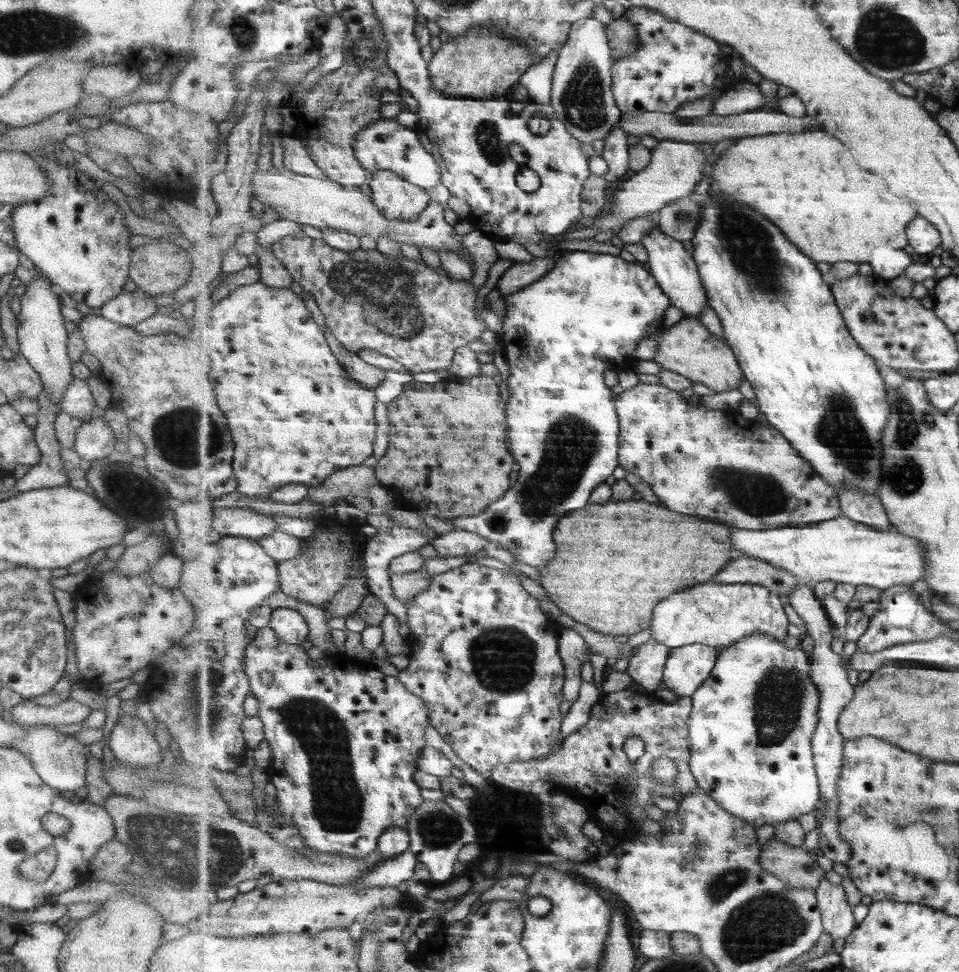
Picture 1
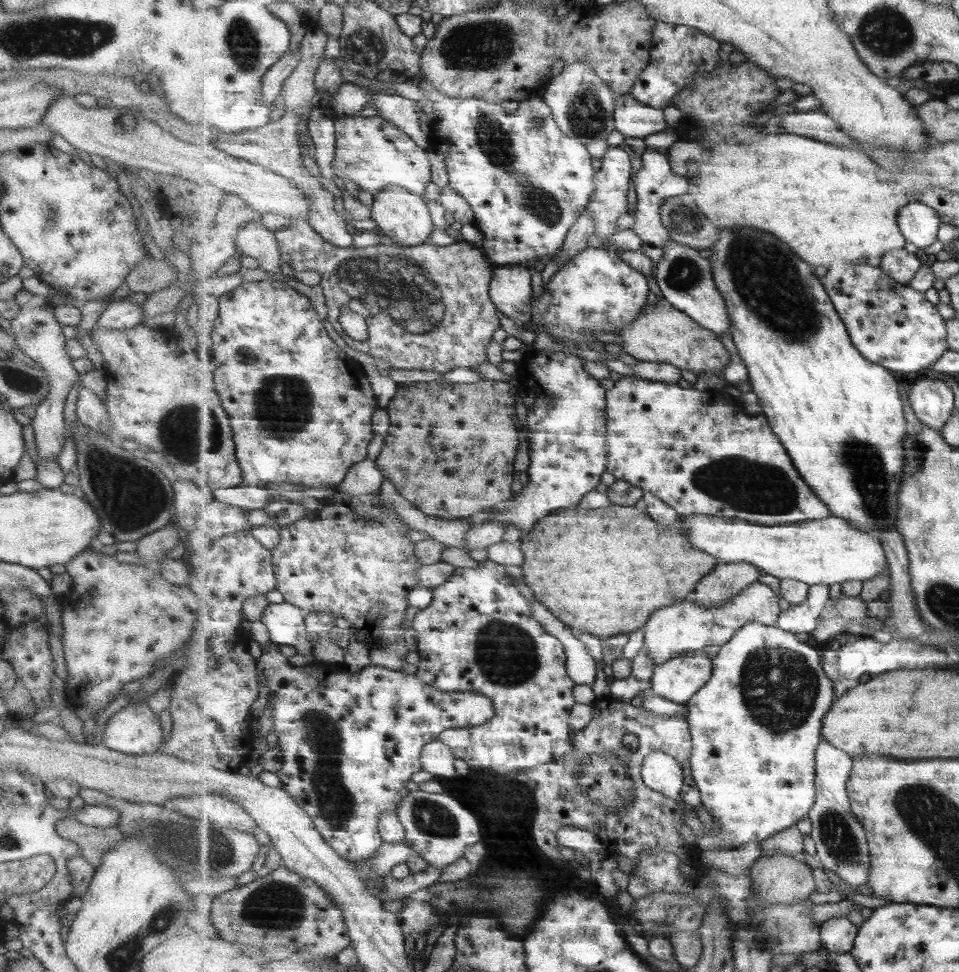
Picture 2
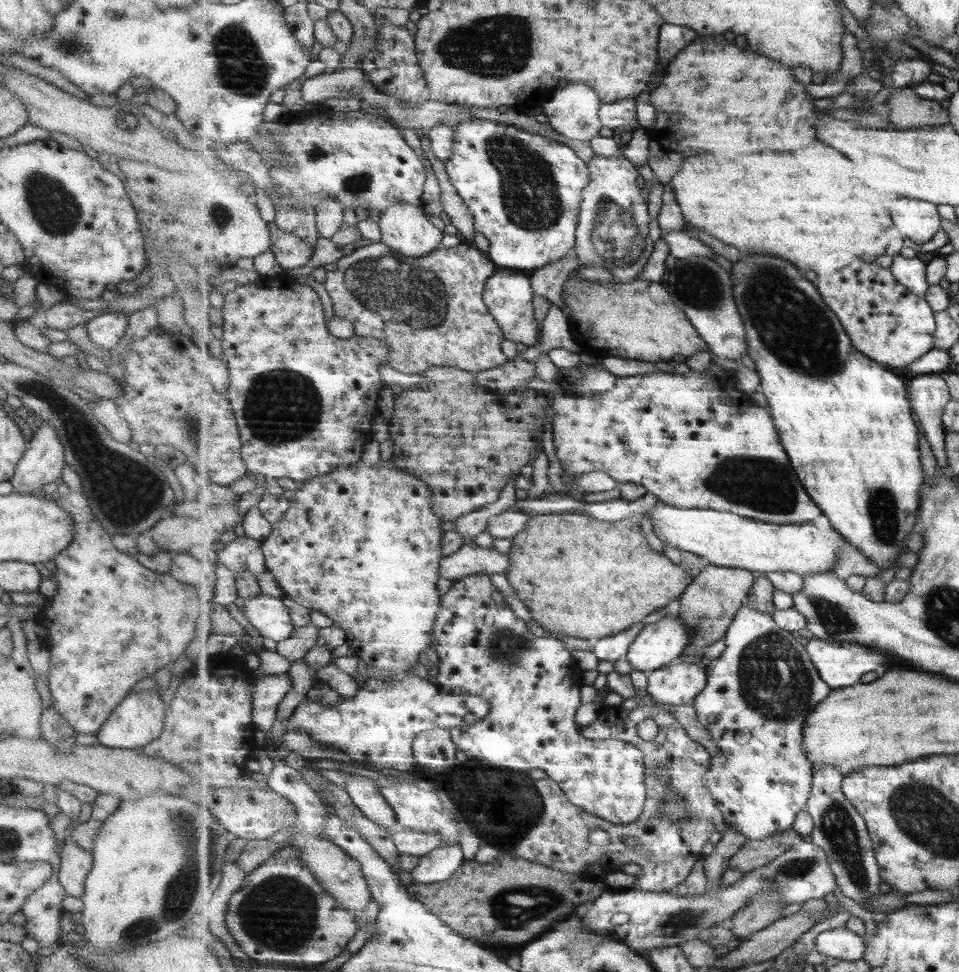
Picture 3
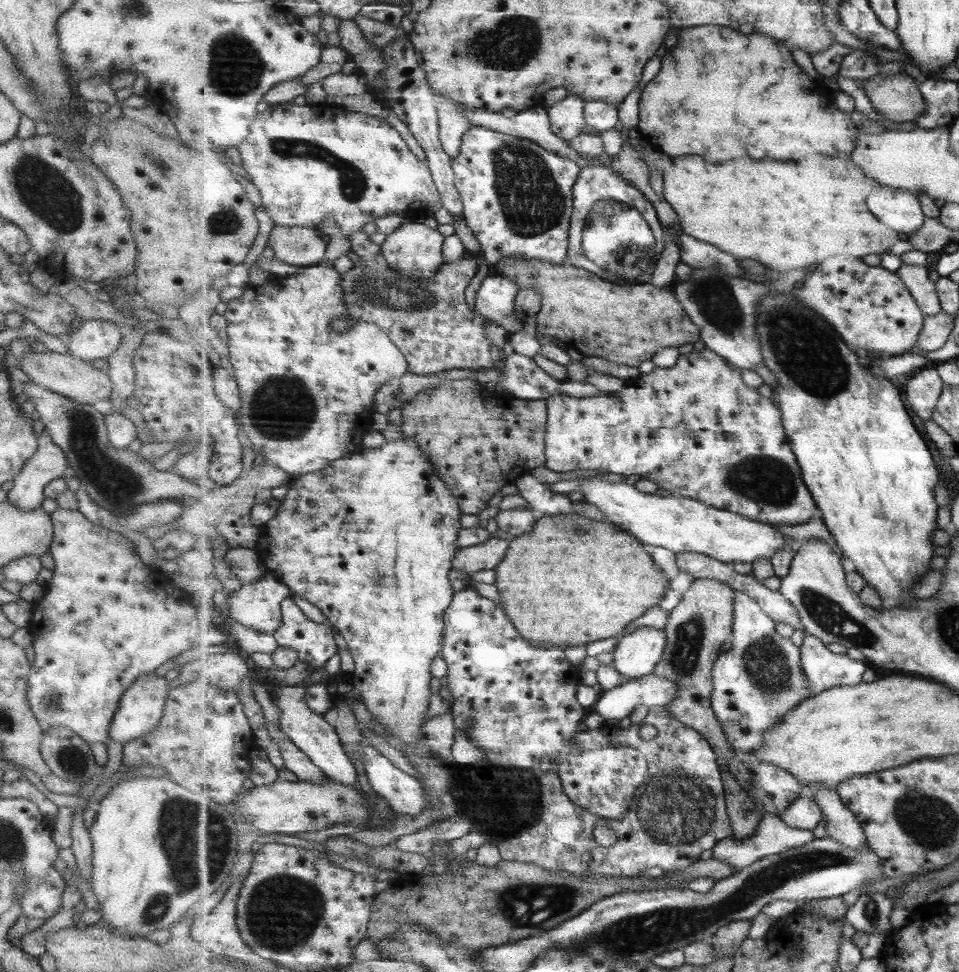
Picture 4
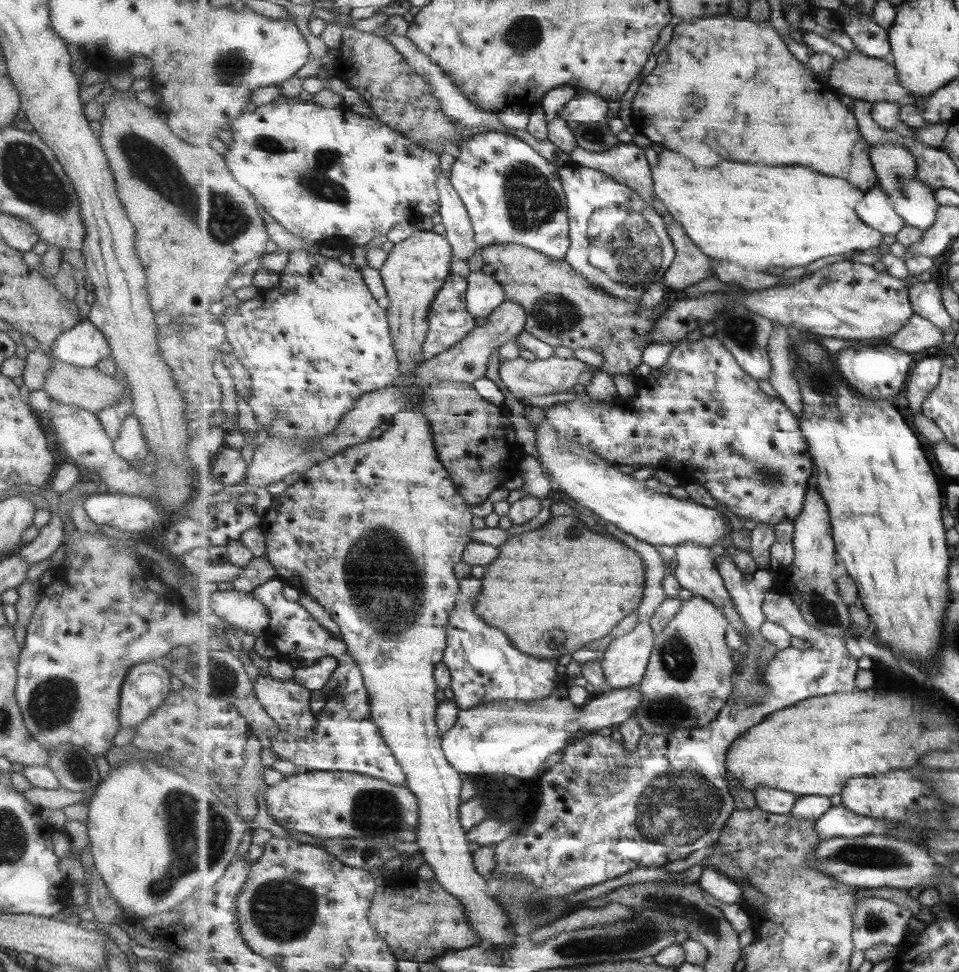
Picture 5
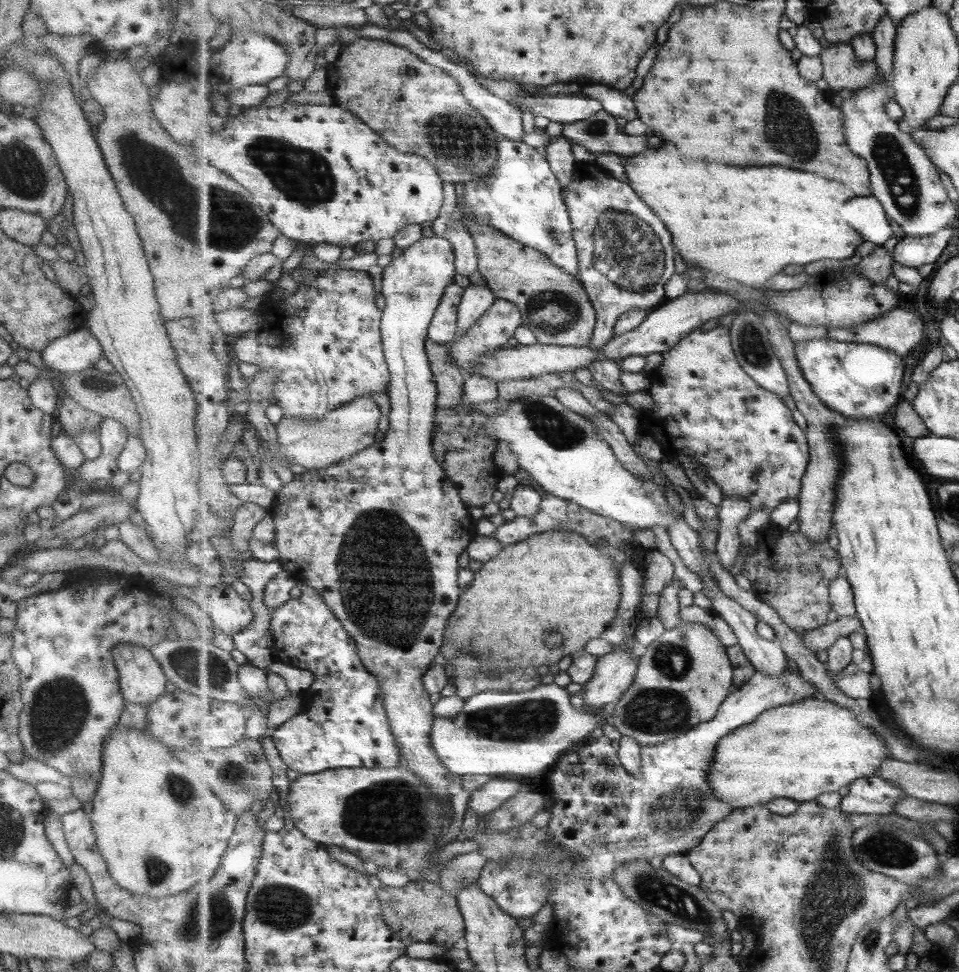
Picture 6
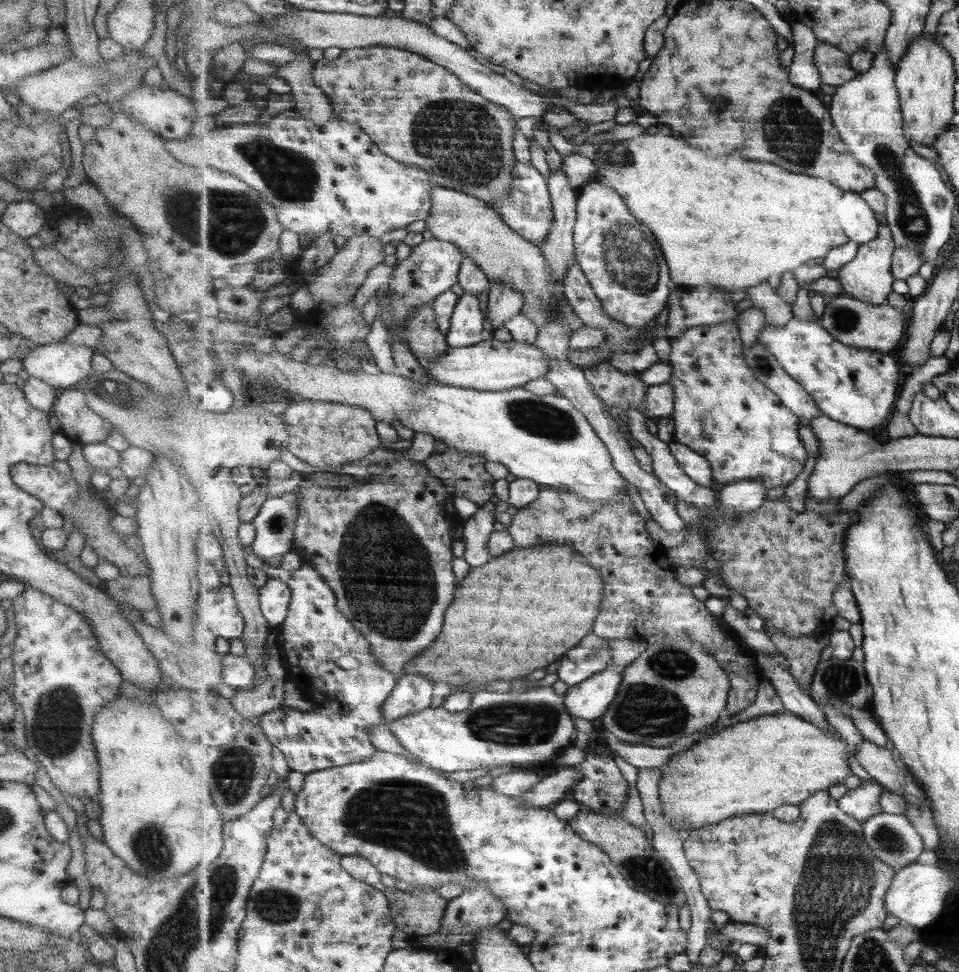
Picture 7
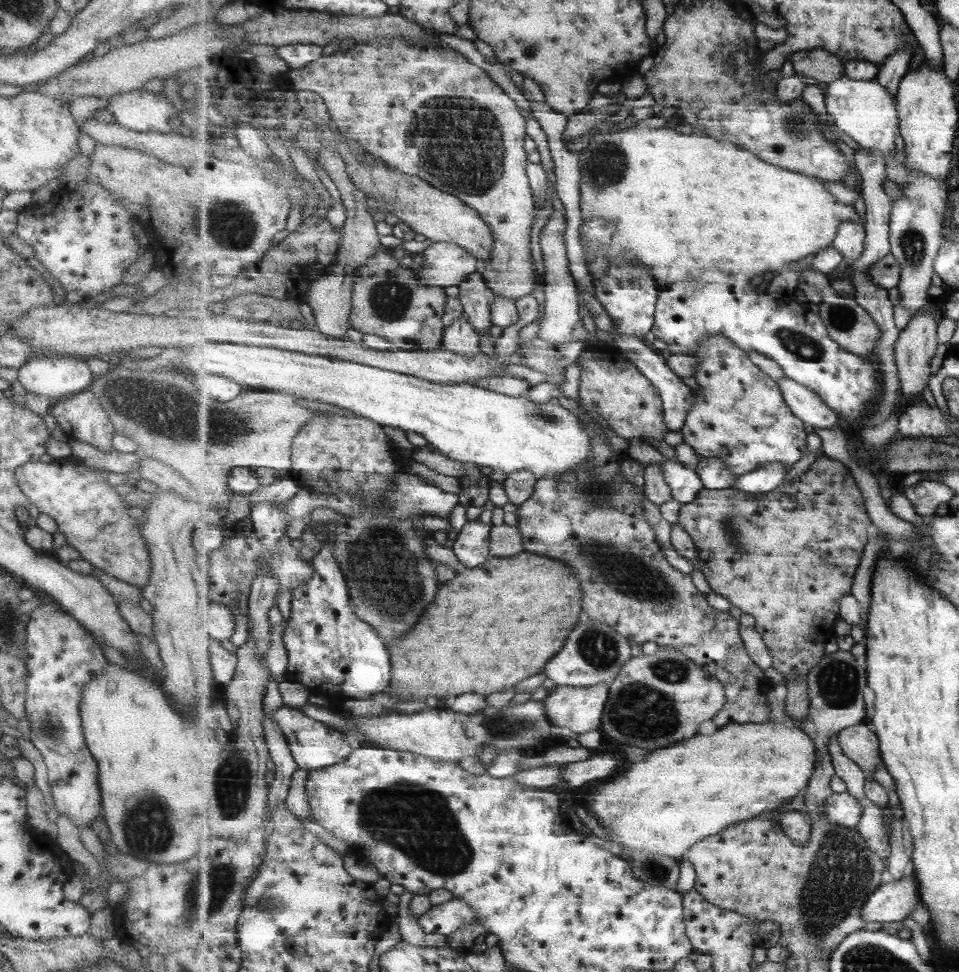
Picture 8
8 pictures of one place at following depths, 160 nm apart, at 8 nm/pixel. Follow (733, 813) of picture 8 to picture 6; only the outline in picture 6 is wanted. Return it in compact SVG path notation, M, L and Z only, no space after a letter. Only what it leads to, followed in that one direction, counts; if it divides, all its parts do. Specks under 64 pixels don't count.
M823 698L803 699L801 702L795 702L793 704L787 704L779 708L765 711L758 717L758 720L755 720L753 724L747 724L747 726L737 728L735 732L731 735L725 736L725 738L719 742L714 756L714 764L711 763L711 768L708 772L708 783L713 789L715 797L717 797L719 801L736 809L766 806L767 803L771 803L771 801L783 798L798 801L800 804L803 802L811 802L819 799L819 796L822 796L823 794L837 792L837 790L841 790L841 788L853 784L856 780L877 775L877 769L881 764L881 761L890 756L885 741L877 736L875 732L869 730L869 728L861 726L863 723L859 723L857 717L850 710Z

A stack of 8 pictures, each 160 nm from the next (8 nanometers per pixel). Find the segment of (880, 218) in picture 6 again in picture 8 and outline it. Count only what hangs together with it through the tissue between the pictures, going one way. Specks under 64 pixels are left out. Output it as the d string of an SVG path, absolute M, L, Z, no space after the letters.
M847 221L839 225L838 236L832 246L845 256L845 267L855 264L865 253L866 227Z

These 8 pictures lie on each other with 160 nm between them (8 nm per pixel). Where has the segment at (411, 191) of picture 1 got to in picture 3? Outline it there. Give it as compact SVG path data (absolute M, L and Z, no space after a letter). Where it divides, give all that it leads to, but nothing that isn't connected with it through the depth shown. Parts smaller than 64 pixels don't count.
M407 203L391 205L387 211L380 213L378 223L382 242L399 255L417 259L442 247L445 234L429 222L422 206Z

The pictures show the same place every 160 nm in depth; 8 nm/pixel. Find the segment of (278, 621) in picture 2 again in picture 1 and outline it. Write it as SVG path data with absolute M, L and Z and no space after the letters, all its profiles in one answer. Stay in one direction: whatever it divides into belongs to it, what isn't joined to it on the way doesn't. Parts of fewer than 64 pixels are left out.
M292 608L274 609L270 627L274 628L278 637L287 644L302 645L309 640L311 632L305 617Z

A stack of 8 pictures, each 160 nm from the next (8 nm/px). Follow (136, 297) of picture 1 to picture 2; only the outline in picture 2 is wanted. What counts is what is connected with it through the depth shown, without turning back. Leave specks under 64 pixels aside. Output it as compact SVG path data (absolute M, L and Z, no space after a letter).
M113 297L105 310L95 322L95 330L123 331L131 329L143 321L143 310L140 305L124 301L122 298Z

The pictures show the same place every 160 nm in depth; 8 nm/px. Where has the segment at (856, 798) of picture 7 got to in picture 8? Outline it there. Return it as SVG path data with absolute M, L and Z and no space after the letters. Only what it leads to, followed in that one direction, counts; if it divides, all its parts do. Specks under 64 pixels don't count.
M849 792L834 793L825 802L826 818L833 824L840 824L847 828L857 828L863 809L859 801Z

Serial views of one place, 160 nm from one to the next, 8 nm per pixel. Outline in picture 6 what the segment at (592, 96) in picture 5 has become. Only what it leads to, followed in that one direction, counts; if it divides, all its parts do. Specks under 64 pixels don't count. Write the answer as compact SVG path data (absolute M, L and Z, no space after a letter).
M527 94L518 96L520 98L520 109L528 110L534 117L545 117L551 122L579 122L587 120L597 112L604 109L600 100L583 96L582 94L571 95L535 95Z

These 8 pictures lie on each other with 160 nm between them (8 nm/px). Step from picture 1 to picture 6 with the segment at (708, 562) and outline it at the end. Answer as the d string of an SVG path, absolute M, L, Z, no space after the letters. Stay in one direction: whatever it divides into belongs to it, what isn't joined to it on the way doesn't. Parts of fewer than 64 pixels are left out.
M551 530L530 536L527 540L517 544L505 545L499 556L488 560L484 563L483 568L479 569L479 572L474 573L475 580L463 592L459 608L455 609L451 620L448 622L448 626L451 626L450 636L446 638L446 645L439 651L439 655L434 660L434 665L443 665L449 668L449 662L455 661L455 659L465 656L465 654L475 654L477 658L481 658L481 662L487 668L499 668L499 670L509 668L509 670L513 670L513 668L517 669L517 666L521 666L521 668L525 669L535 666L535 660L537 660L537 668L544 670L547 666L557 664L562 659L569 657L569 655L575 655L575 652L584 651L590 640L603 636L606 626L613 622L615 614L617 614L617 608L619 608L619 602L621 602L621 584L619 581L619 568L616 568L614 562L615 560L612 560L610 556L603 554L582 534L577 534L576 532Z

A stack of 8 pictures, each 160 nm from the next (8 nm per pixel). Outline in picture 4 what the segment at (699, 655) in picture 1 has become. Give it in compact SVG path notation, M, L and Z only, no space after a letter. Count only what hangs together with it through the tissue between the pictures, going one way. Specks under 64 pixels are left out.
M655 674L633 681L626 680L623 686L604 692L595 707L596 714L604 721L621 721L625 716L630 717L637 707L665 708L675 700L677 690L679 687L673 681Z

